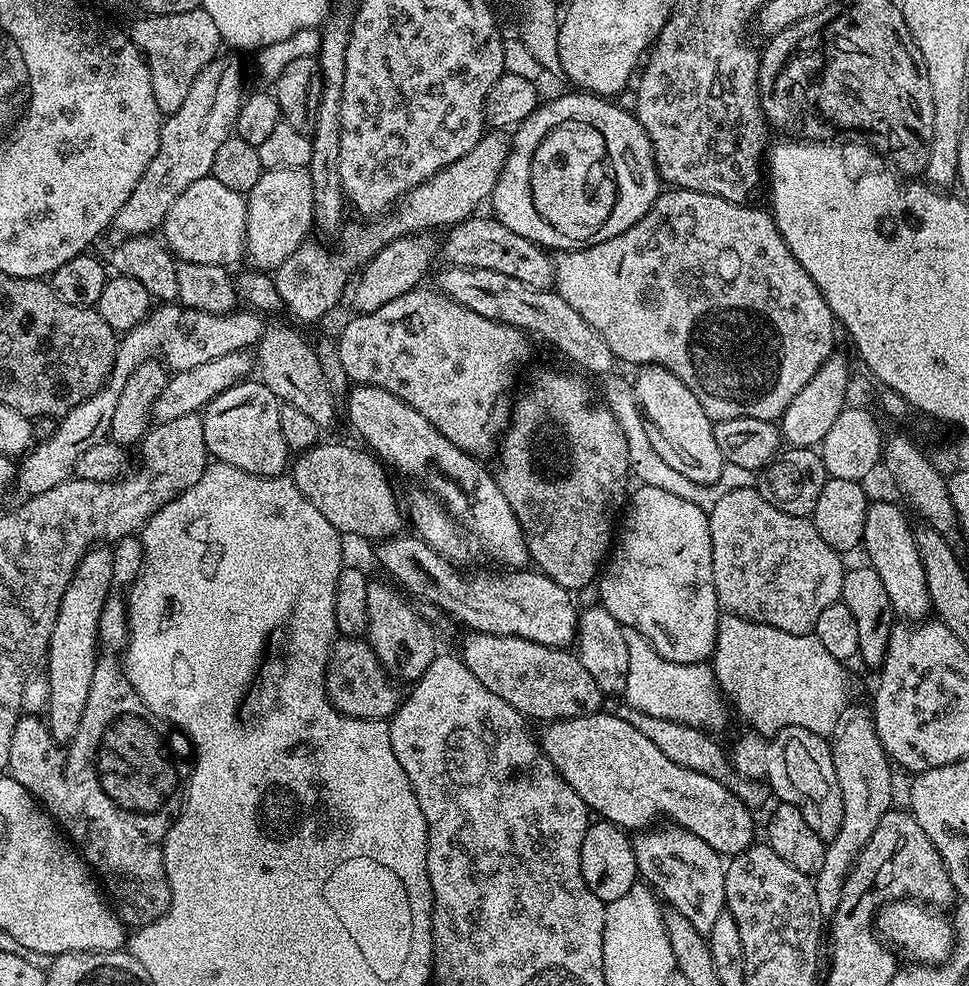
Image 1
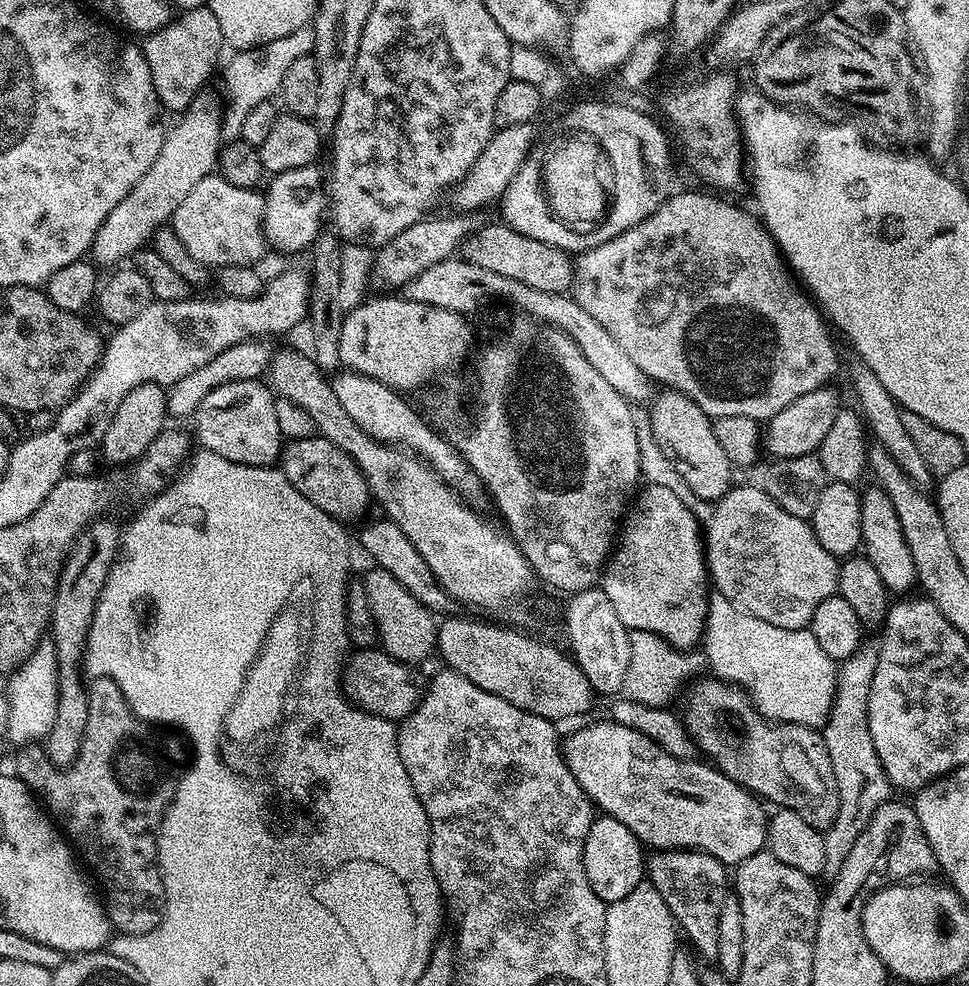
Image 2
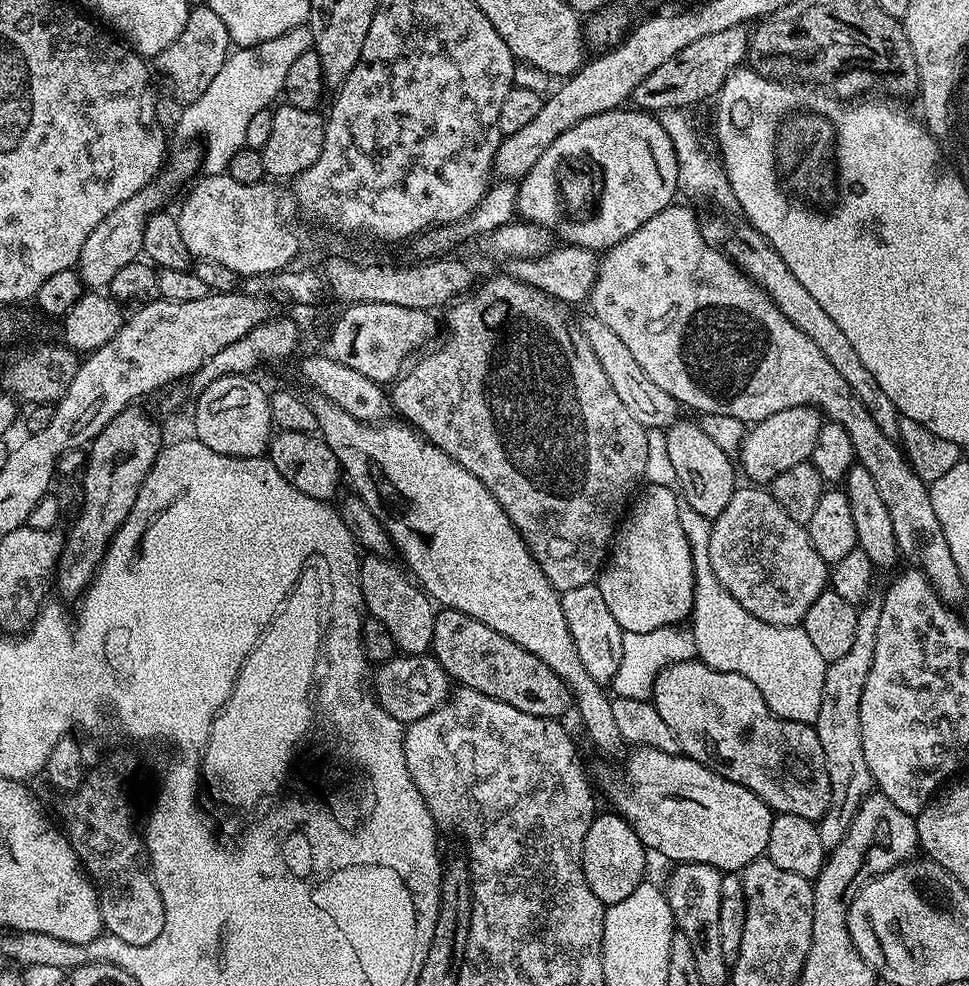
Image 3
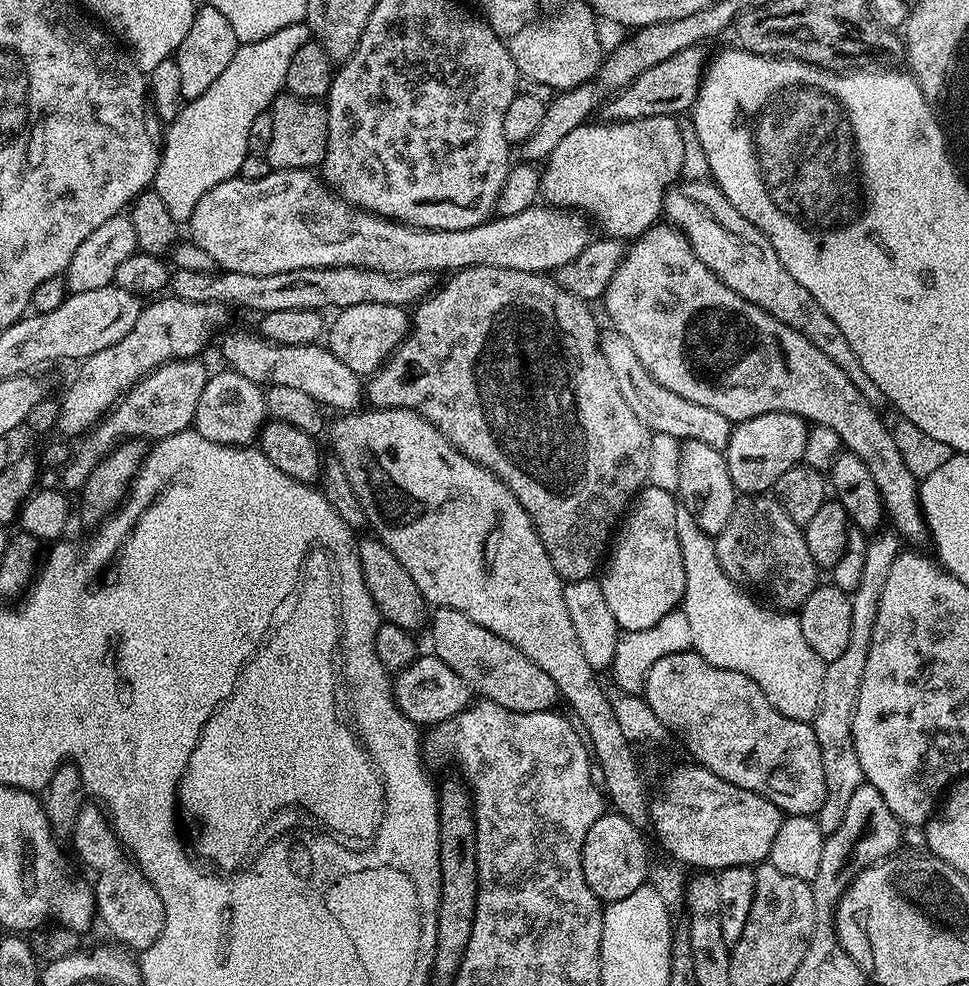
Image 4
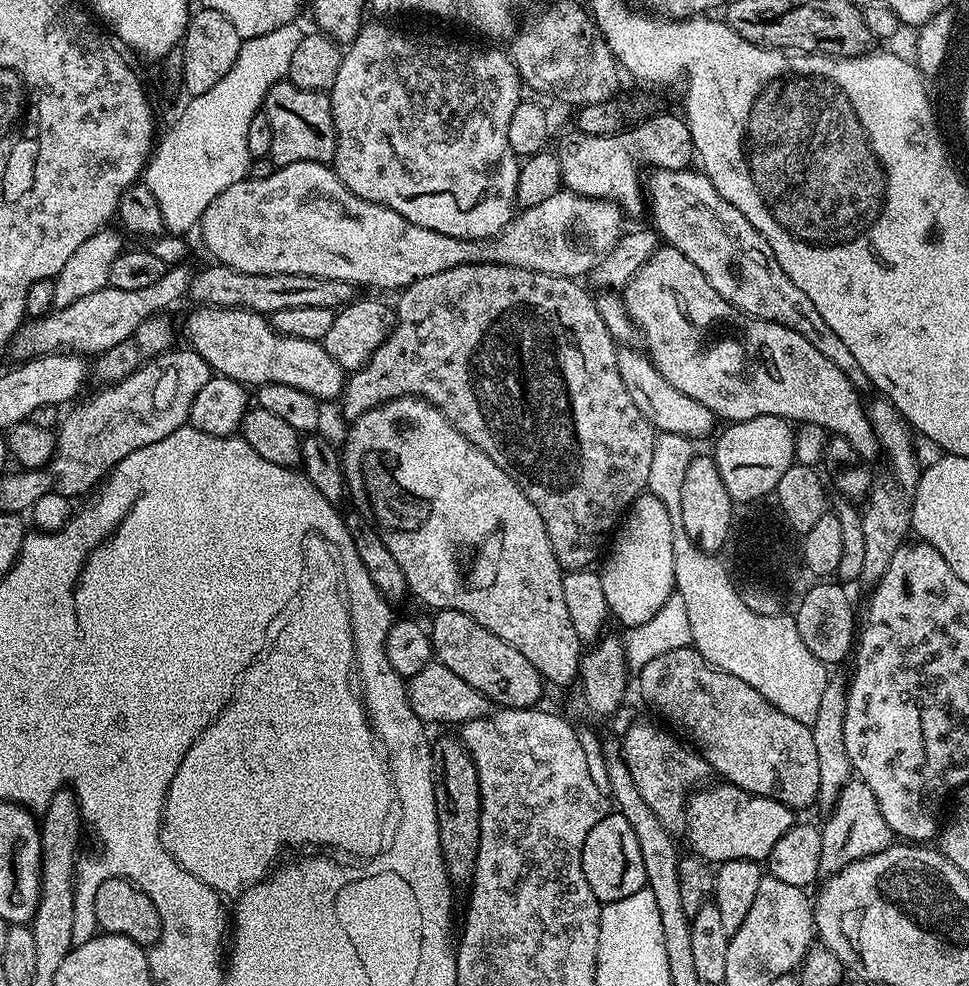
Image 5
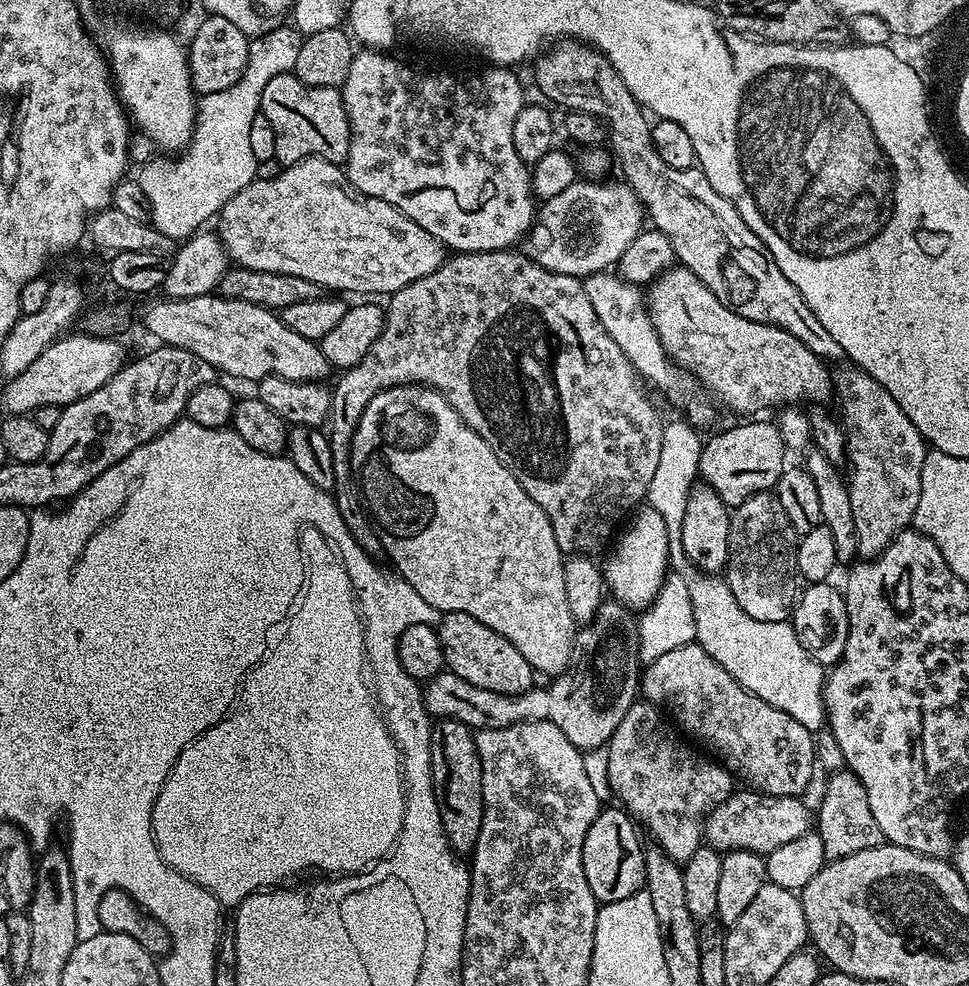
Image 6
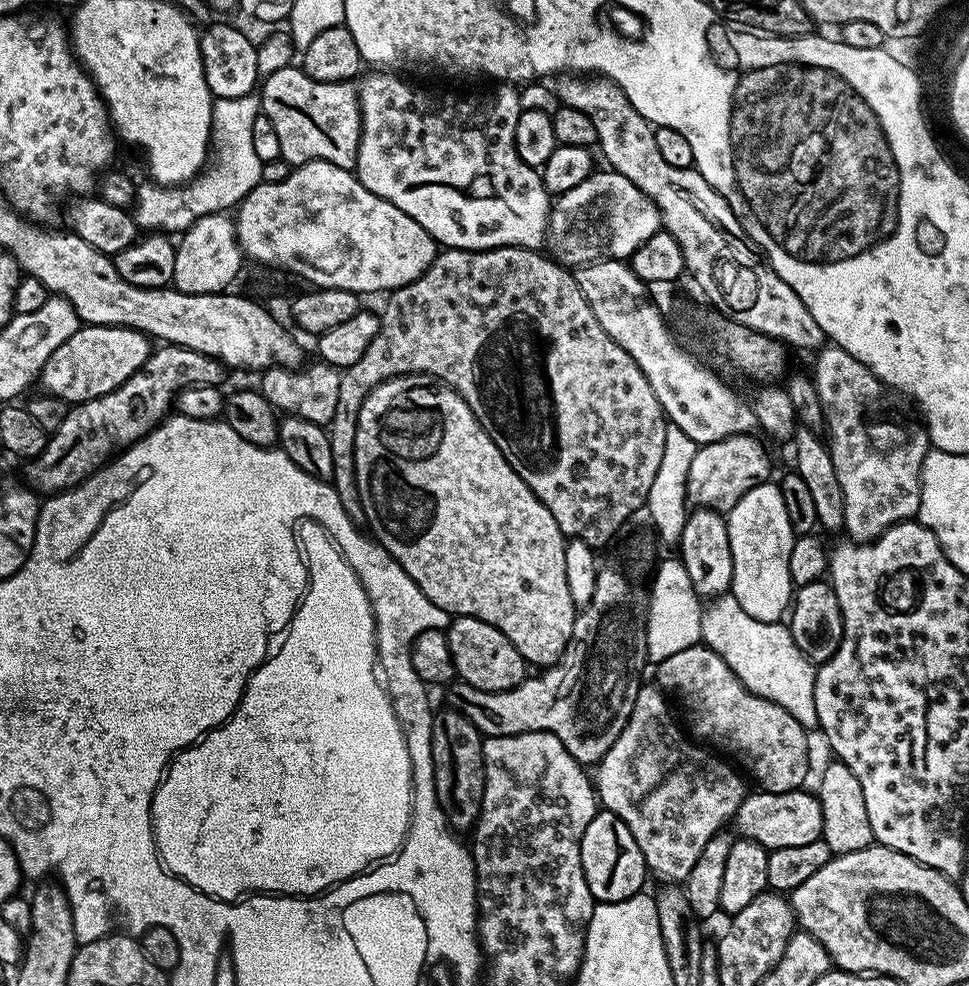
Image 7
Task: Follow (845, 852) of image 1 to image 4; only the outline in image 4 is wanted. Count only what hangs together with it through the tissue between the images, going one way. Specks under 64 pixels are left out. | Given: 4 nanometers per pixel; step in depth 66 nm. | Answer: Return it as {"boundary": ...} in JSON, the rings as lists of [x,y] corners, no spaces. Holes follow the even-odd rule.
{"boundary":[[[877,531],[868,540],[862,579],[850,593],[850,643],[839,658],[827,661],[816,719],[811,721],[818,746],[822,750],[822,770],[826,774],[826,802],[822,802],[814,817],[824,836],[834,834],[834,830],[842,826],[842,818],[846,818],[846,809],[850,806],[850,797],[860,784],[865,783],[862,766],[858,766],[858,754],[854,750],[854,710],[858,702],[858,690],[862,686],[862,674],[866,674],[866,654],[870,654],[870,638],[874,630],[874,618],[878,618],[878,602],[882,602],[886,578],[890,578],[890,570],[902,551],[902,541],[895,531],[884,531]]]}

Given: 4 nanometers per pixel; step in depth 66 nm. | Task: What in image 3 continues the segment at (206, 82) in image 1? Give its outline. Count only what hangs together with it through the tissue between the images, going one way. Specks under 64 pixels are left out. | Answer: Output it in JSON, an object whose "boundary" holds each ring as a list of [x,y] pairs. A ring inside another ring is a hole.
{"boundary":[[[196,146],[180,147],[184,148],[178,149],[173,156],[171,153],[167,157],[166,167],[162,172],[164,184],[150,183],[142,190],[138,190],[138,194],[134,194],[134,198],[126,198],[126,202],[122,202],[122,206],[115,208],[111,214],[106,214],[106,218],[102,218],[102,222],[98,222],[98,226],[94,226],[90,238],[86,238],[86,243],[82,245],[78,271],[82,282],[89,289],[107,289],[108,283],[114,278],[114,274],[118,274],[118,270],[122,270],[122,266],[141,259],[142,230],[146,230],[146,222],[152,217],[152,213],[161,211],[167,205],[164,203],[167,202],[172,188],[186,183],[196,171],[198,173],[201,171],[201,149]]]}

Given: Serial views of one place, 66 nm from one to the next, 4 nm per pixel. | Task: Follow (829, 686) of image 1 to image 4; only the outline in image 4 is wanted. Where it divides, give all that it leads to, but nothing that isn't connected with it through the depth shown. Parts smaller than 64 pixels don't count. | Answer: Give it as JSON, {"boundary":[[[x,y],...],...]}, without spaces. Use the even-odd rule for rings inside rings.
{"boundary":[[[677,511],[676,529],[682,546],[682,570],[686,570],[686,590],[682,610],[690,622],[692,648],[707,664],[726,670],[738,670],[738,674],[746,674],[746,678],[758,682],[758,690],[762,690],[762,694],[766,694],[768,701],[779,712],[786,714],[786,718],[809,722],[815,720],[822,694],[826,661],[818,658],[818,654],[814,654],[814,650],[806,646],[806,638],[802,634],[799,619],[795,615],[783,614],[771,607],[759,608],[747,596],[749,593],[724,573],[718,562],[715,543],[706,542],[703,530],[696,525],[689,512]]]}

